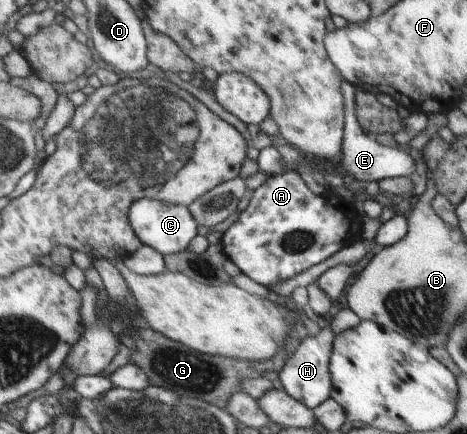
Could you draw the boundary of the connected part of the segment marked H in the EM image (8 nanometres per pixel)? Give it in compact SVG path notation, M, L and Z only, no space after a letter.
M326 325L316 336L308 336L300 343L295 352L287 358L287 362L279 372L280 382L284 391L298 402L314 411L326 398L330 397L332 389L329 372L329 359L333 348L334 332L332 326Z

